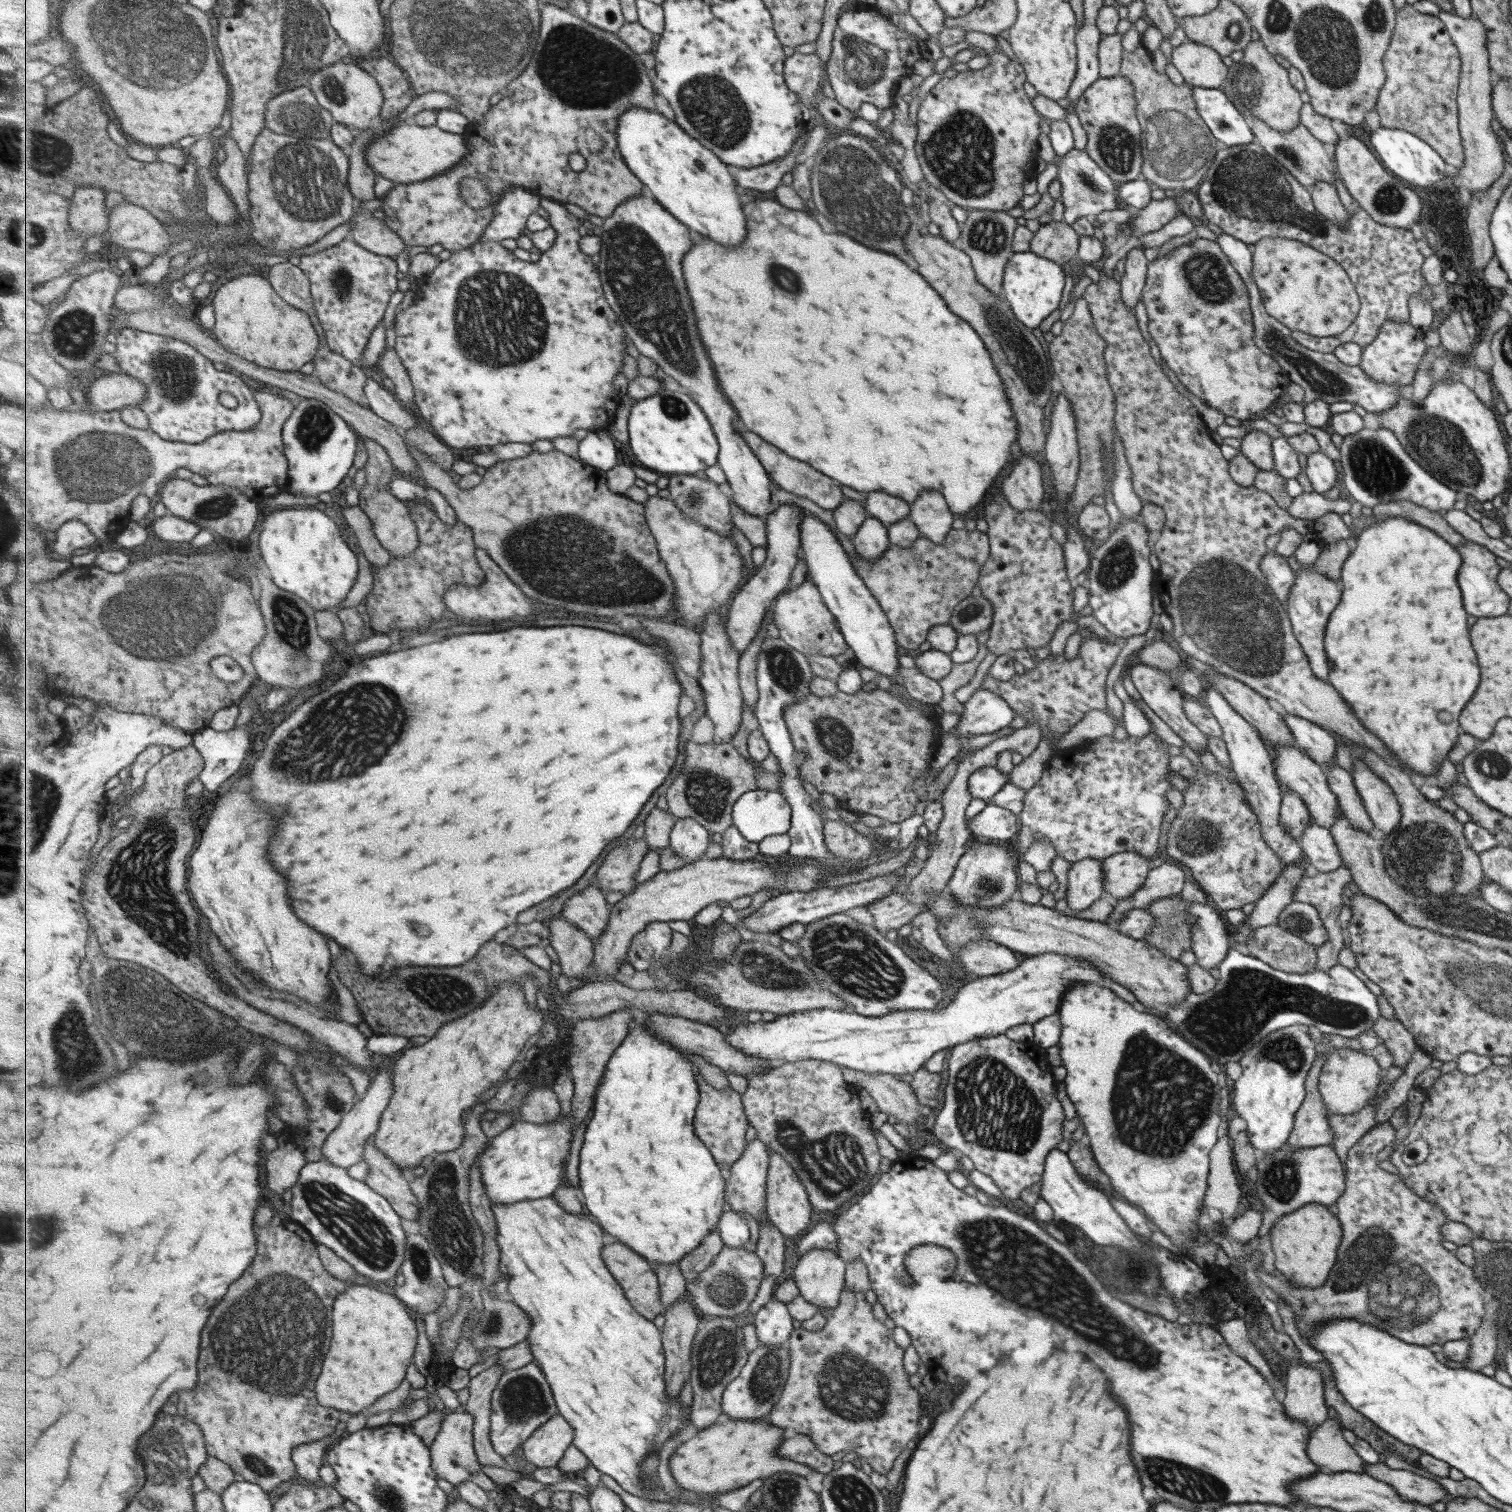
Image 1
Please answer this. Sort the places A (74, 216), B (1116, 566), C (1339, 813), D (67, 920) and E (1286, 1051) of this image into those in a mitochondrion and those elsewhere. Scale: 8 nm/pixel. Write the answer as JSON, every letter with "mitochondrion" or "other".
{"A":"other","B":"mitochondrion","C":"other","D":"other","E":"mitochondrion"}

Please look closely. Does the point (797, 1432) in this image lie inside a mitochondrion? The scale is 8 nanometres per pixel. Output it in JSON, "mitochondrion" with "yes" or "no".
{"mitochondrion":"no"}

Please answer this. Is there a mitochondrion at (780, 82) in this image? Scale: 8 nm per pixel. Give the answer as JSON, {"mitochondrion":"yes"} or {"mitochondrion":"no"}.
{"mitochondrion":"no"}

